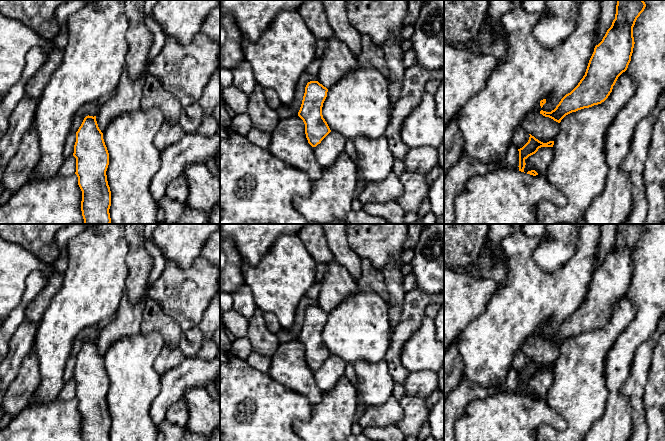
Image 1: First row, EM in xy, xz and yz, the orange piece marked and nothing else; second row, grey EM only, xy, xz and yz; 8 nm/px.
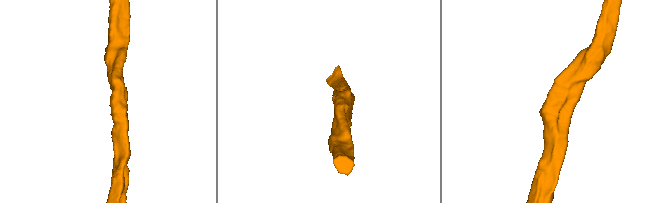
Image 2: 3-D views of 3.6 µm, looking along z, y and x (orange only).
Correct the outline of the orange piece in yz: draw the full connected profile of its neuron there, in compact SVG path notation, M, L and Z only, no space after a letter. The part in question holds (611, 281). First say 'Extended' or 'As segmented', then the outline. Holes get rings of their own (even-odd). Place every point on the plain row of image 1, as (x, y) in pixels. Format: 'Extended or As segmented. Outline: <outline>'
As segmented. Outline: M617 224L615 243L602 265L595 270L583 302L570 317L561 323L554 334L551 336L541 334L540 338L560 347L566 339L601 328L608 322L618 301L627 294L631 285L635 268L633 251L645 231L643 224Z

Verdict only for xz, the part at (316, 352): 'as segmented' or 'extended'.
as segmented

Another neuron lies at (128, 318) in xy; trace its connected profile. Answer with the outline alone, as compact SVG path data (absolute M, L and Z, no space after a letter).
M126 294L123 295L115 318L101 329L96 339L96 345L102 357L119 339L141 332L146 299L142 299L137 303L131 303Z

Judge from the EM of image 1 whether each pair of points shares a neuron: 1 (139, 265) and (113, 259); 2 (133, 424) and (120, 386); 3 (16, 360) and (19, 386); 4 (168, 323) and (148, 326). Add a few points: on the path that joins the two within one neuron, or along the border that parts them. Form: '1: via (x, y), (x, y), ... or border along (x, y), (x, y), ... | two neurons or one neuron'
1: border along (125, 238), (128, 244), (125, 286) | two neurons
2: via (130, 415), (129, 395) | one neuron
3: border along (30, 352), (23, 359), (18, 374), (10, 383) | two neurons
4: via (163, 323), (153, 323) | one neuron

